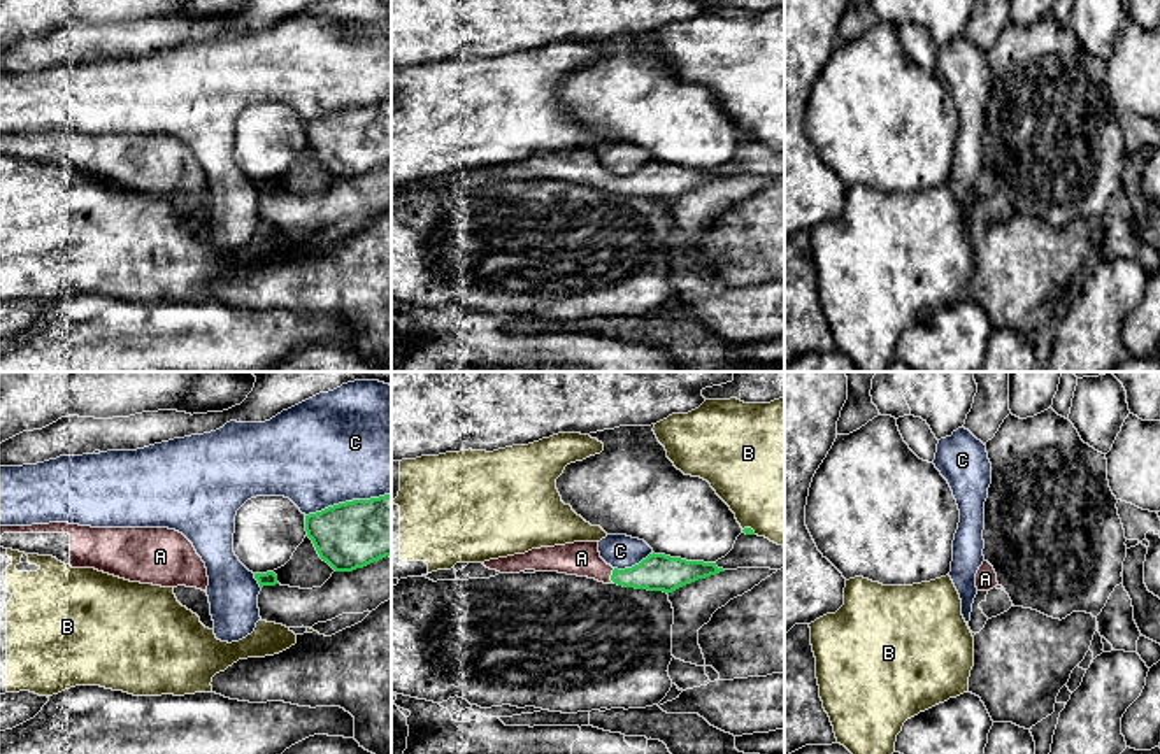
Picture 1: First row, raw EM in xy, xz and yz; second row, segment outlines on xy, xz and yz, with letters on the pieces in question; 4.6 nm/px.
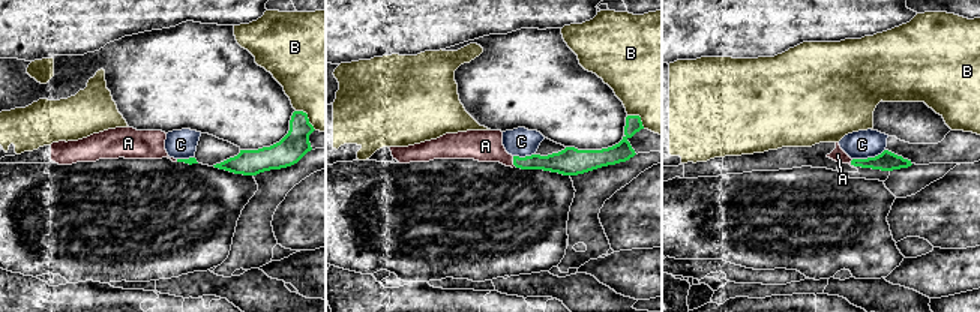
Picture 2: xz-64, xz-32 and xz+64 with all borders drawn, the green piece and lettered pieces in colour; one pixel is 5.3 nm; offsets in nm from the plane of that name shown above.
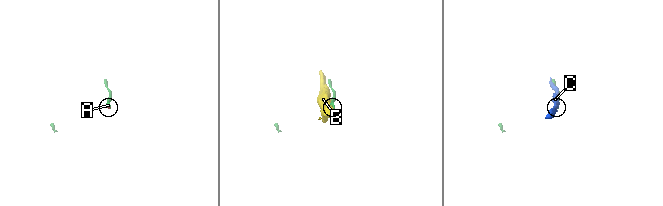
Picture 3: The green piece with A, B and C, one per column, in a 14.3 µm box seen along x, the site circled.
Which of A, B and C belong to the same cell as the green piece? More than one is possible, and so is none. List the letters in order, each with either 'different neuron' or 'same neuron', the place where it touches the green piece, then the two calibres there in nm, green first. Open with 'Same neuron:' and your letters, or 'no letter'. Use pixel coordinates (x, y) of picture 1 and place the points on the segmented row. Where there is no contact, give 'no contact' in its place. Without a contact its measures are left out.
Same neuron: A
A: same neuron; meets green in xz at (611, 576); 170 nm thick on the green side, 160 nm on the other
B: different neuron; meets green in xz at (750, 528); 30 nm thick on the green side, 500 nm on the other
C: different neuron; meets green in xy at (348, 502); 300 nm thick on the green side, 500 nm on the other

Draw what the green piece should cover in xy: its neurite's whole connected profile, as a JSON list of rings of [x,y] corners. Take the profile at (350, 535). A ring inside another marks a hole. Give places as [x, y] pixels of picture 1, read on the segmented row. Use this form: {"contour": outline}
{"contour": [[[391,494],[353,500],[305,516],[305,531],[335,572],[391,556]]]}

